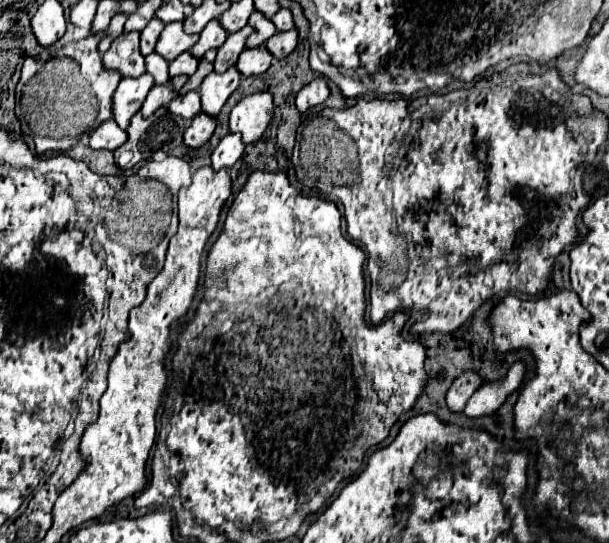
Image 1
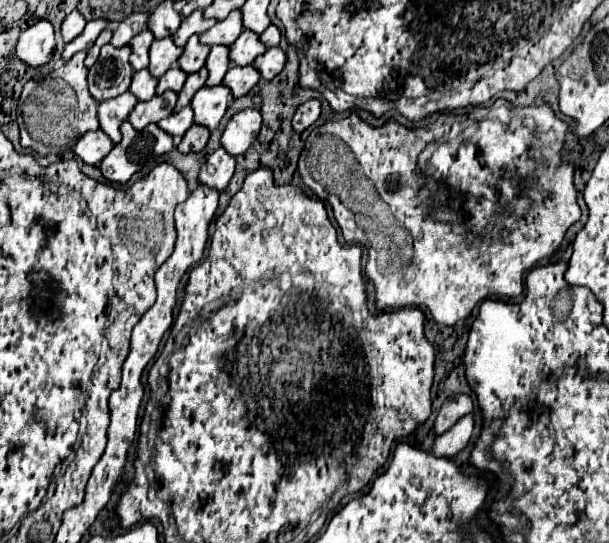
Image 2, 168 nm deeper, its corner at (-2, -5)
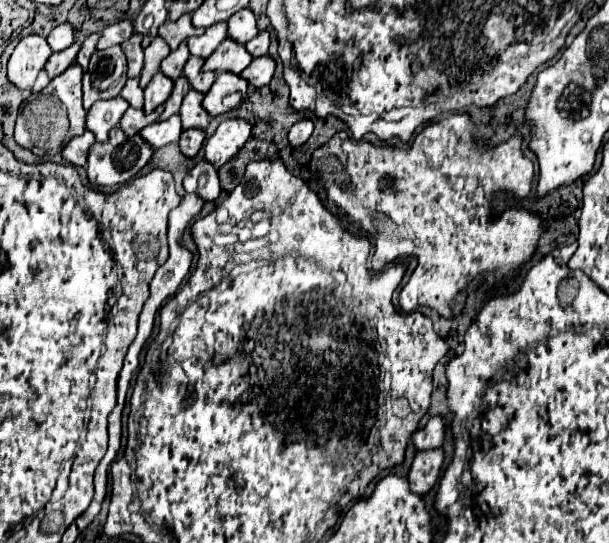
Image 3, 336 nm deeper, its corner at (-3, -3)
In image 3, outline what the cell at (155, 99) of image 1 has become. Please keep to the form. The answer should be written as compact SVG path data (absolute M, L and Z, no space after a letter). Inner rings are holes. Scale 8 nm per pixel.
M163 106L155 108L151 114L145 114L143 110L127 108L127 112L123 114L123 118L121 118L121 122L119 122L119 128L121 128L127 136L133 136L133 134L137 134L141 128L157 122L157 118L161 116L161 112L163 112Z

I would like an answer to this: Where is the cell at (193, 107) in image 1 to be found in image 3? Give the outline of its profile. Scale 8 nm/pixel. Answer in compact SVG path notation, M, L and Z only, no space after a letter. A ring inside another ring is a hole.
M175 114L175 116L171 116L171 118L165 120L165 122L155 122L155 124L147 126L147 128L143 128L139 134L143 136L143 140L145 140L147 144L151 144L153 150L157 150L157 148L163 148L163 146L167 146L167 144L179 140L181 120L179 120L179 116Z

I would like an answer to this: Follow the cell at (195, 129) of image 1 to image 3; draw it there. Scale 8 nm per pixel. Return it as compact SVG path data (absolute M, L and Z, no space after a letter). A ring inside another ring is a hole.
M197 128L183 130L183 132L181 132L181 138L179 138L181 152L183 152L187 158L193 158L193 156L199 152L199 148L203 146L203 140L205 140L205 132L203 132L203 130L197 130Z

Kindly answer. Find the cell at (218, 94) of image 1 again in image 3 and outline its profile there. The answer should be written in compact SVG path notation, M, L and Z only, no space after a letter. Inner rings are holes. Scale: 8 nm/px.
M189 90L189 94L185 96L185 100L181 104L181 110L179 110L183 130L189 130L189 128L205 130L207 128L209 114L207 114L207 110L203 110L201 100L203 100L203 94L199 94L195 90Z

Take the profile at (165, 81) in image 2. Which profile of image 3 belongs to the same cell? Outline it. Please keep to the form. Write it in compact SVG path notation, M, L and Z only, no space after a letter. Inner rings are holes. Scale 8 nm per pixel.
M157 72L151 82L147 84L147 88L143 90L145 92L145 106L143 106L143 112L151 112L155 110L157 106L161 106L167 96L171 94L171 88L173 88L173 80L163 76L163 72Z

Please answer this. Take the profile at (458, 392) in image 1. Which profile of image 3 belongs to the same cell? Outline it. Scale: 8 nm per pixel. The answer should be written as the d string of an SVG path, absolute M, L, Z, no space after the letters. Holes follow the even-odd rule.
M433 416L423 430L417 430L417 432L413 434L411 442L413 442L415 450L421 452L421 450L435 450L435 448L439 448L441 442L443 442L445 426L447 426L447 424L443 422L443 418Z

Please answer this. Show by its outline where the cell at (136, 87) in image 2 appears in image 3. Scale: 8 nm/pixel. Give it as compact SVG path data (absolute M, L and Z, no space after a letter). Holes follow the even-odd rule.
M139 78L127 80L125 88L121 90L121 96L129 102L133 108L143 108L143 90L139 88Z

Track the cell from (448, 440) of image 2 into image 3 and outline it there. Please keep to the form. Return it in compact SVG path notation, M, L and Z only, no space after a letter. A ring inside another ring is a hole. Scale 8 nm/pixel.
M431 450L431 452L419 452L415 454L411 468L407 472L407 480L409 480L409 488L415 494L427 494L433 484L439 478L439 470L443 464L443 450Z

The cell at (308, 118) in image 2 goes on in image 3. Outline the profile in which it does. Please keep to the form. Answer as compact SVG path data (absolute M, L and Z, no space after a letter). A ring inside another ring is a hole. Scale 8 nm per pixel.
M299 120L297 124L293 124L293 128L289 130L289 144L291 148L301 148L313 132L313 122L311 120Z

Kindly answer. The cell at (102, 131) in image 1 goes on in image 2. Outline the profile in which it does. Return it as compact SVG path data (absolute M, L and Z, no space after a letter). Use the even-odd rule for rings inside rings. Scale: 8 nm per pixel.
M96 130L96 132L86 132L74 152L86 162L86 164L98 164L102 162L102 158L114 148L114 144L110 142L110 136L106 136L106 132L102 130Z

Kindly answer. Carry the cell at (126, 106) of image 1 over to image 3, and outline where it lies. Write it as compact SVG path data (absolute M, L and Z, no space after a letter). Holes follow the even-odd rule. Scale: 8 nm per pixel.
M121 96L111 98L111 100L95 102L87 110L85 128L95 134L97 142L105 142L109 138L109 130L119 124L119 120L121 120L121 116L125 114L127 108L129 108L129 104Z

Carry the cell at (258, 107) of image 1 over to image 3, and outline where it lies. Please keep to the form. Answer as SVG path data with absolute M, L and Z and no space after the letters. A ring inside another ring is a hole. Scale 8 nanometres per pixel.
M225 120L205 144L205 160L217 170L229 162L251 136L251 124L245 120Z

